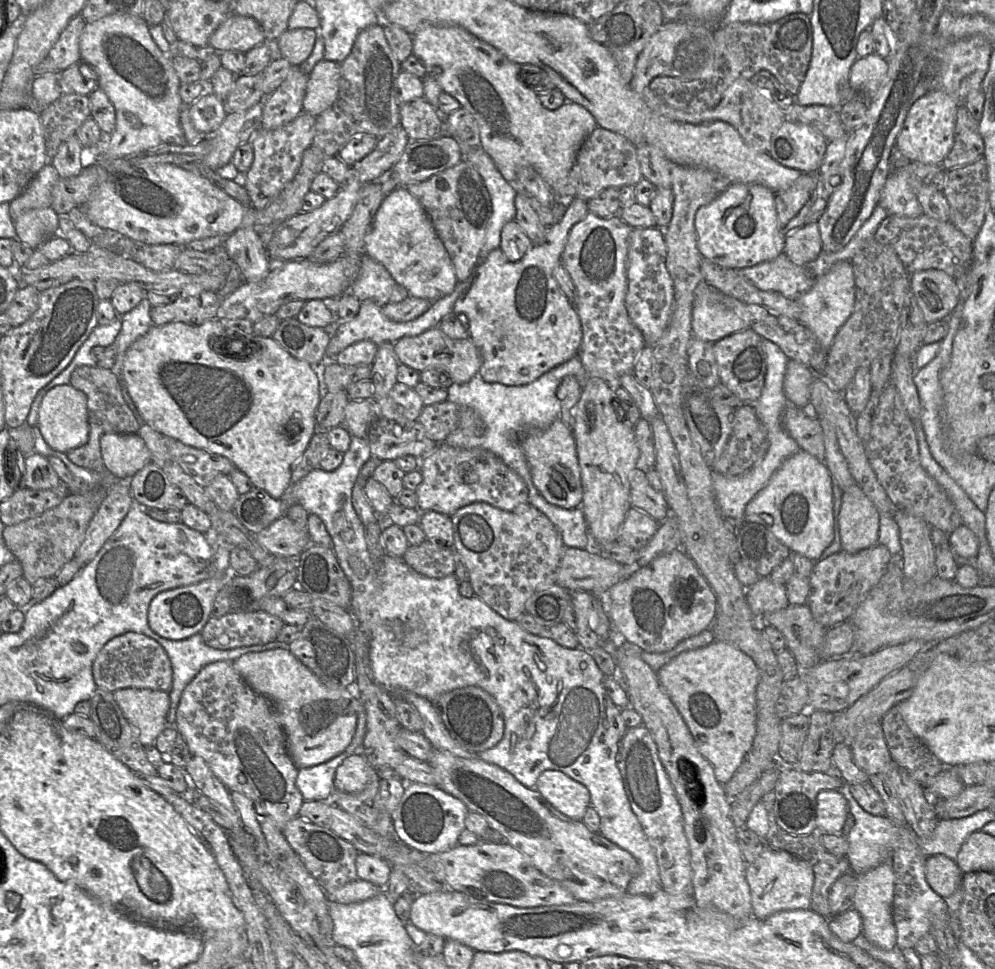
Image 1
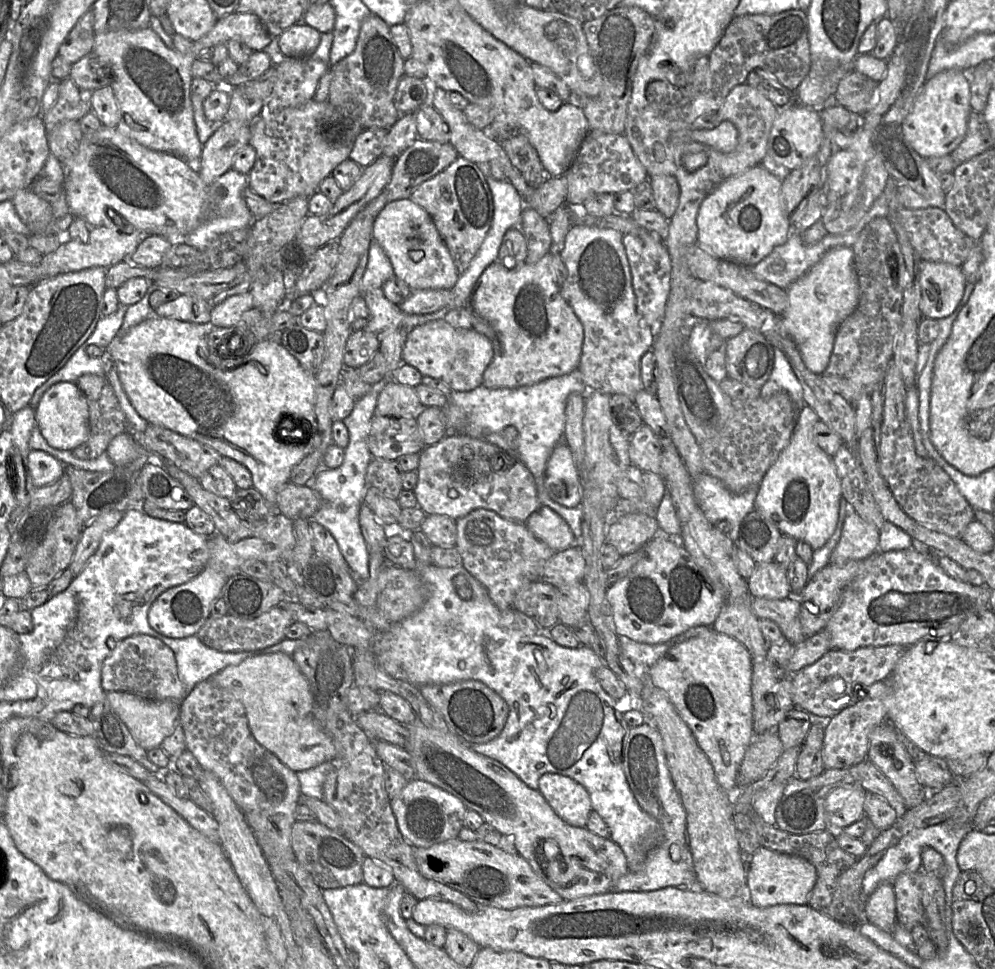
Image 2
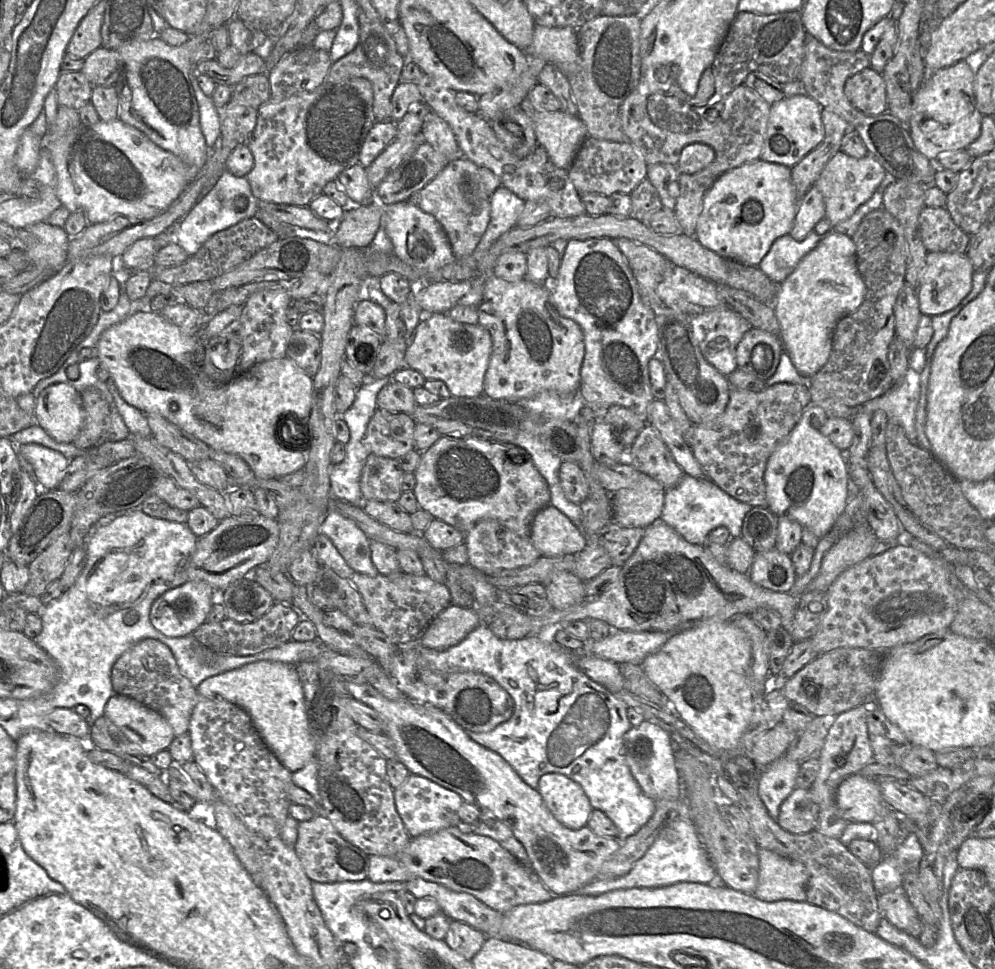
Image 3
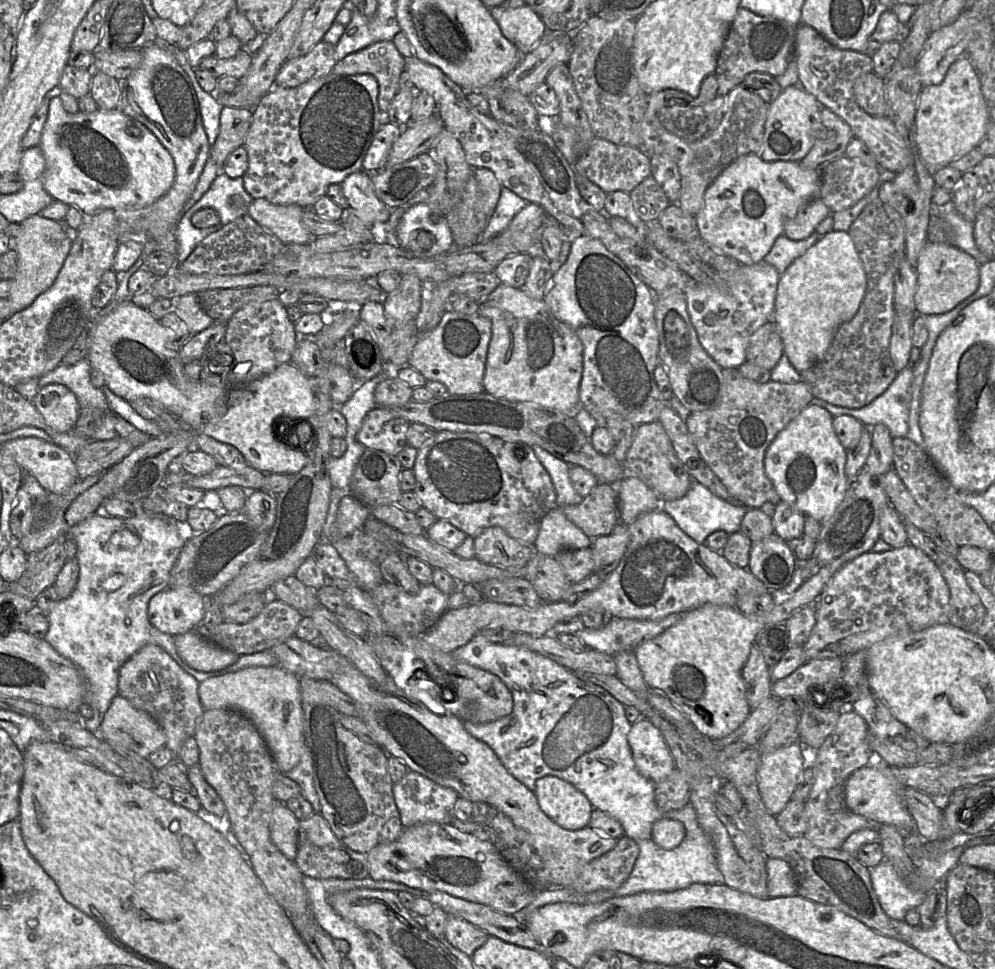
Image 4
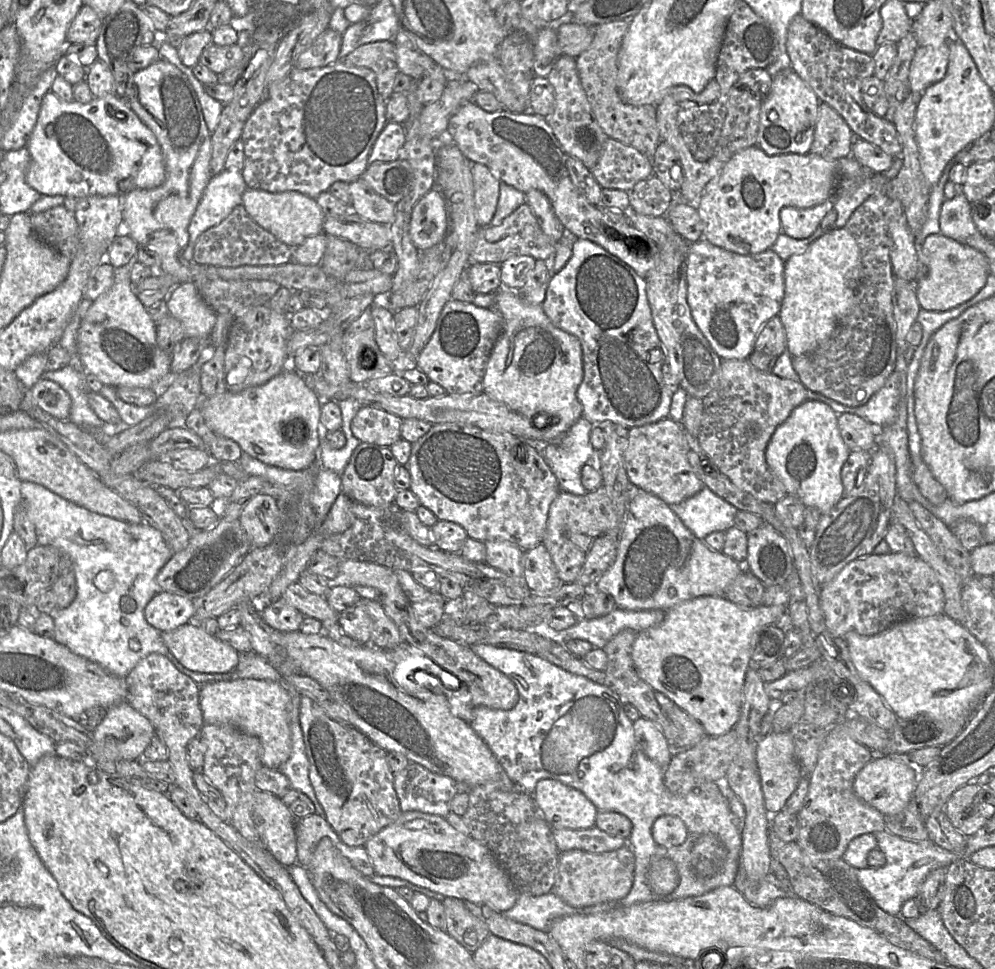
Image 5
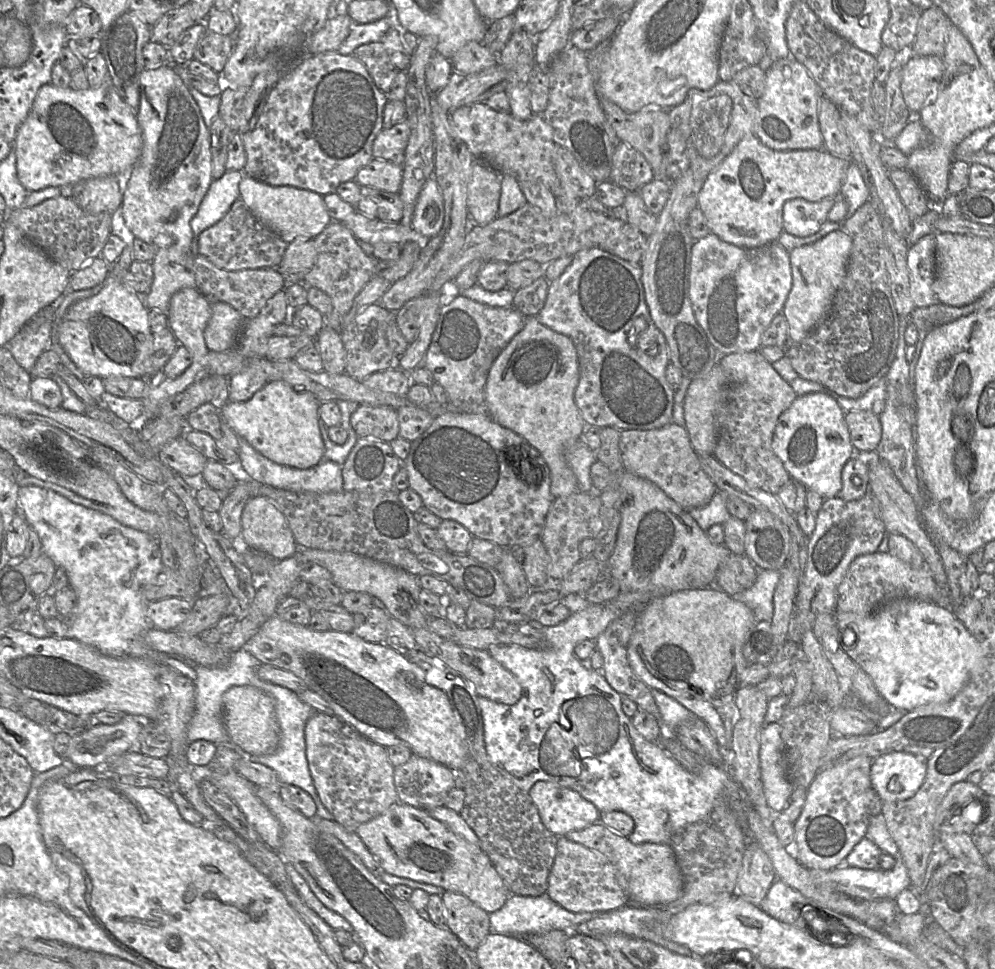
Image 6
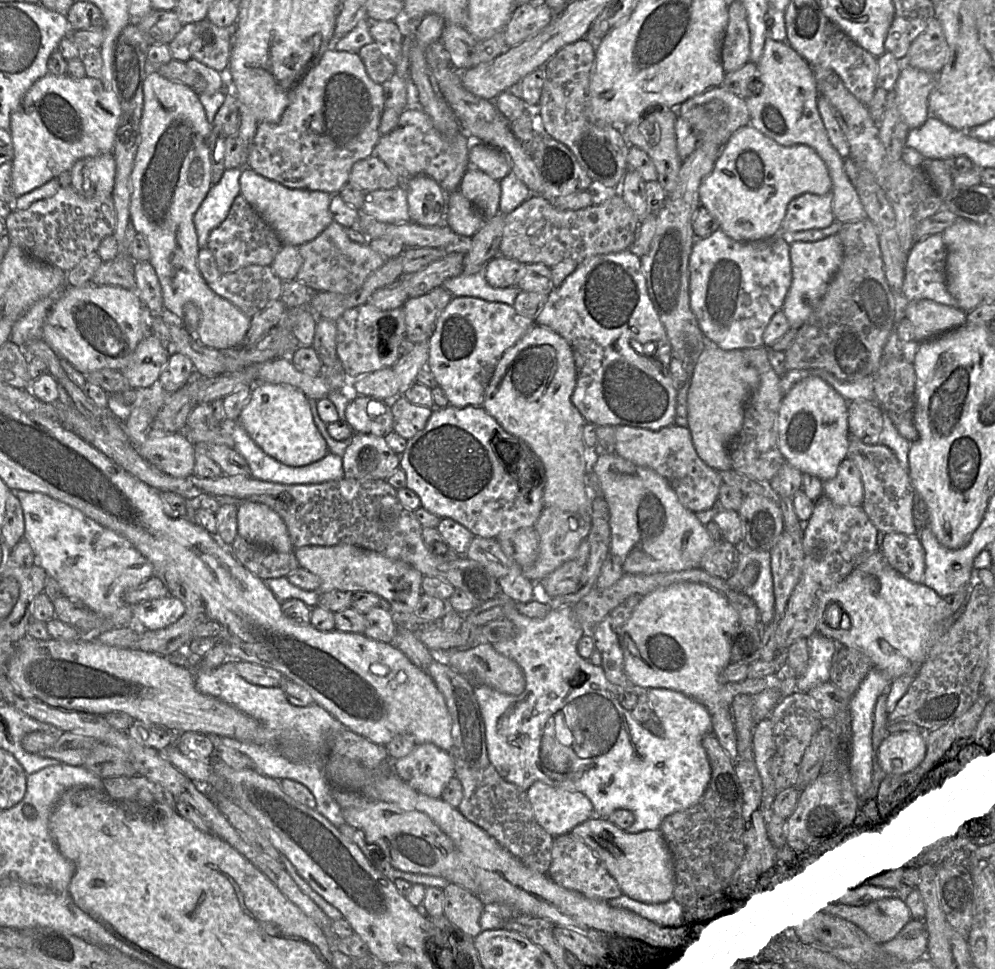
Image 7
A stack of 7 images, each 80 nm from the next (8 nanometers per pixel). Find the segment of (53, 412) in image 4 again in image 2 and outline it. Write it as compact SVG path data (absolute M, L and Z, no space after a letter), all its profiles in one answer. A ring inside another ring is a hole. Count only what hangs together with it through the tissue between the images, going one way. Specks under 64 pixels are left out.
M59 382L42 396L35 410L36 425L47 443L59 450L70 450L86 441L89 433L89 409L85 395L77 384Z

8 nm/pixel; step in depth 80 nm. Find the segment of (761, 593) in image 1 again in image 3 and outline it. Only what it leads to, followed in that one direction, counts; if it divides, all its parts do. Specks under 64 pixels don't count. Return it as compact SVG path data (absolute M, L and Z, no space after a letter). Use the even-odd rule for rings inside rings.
M775 547L768 551L756 552L749 577L764 588L788 593L797 575L791 556Z

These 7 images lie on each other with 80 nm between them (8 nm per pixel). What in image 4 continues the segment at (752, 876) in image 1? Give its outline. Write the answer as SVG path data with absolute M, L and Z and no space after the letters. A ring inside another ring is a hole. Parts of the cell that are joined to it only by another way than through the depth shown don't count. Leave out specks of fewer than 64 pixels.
M779 858L766 859L768 898L797 895L797 882L791 866Z

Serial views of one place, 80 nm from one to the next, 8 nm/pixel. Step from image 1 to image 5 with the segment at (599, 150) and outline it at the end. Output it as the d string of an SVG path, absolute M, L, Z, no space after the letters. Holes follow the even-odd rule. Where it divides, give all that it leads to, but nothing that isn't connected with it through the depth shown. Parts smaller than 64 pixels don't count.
M608 138L603 144L597 164L590 171L601 188L630 192L638 182L653 175L653 166L651 160L634 147Z

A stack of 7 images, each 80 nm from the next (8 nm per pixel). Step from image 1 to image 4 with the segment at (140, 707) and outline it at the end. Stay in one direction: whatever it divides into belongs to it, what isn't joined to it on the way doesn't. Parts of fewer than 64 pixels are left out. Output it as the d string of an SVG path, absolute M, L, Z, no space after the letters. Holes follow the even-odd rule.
M120 695L112 700L97 733L105 741L121 743L144 758L166 746L160 724Z

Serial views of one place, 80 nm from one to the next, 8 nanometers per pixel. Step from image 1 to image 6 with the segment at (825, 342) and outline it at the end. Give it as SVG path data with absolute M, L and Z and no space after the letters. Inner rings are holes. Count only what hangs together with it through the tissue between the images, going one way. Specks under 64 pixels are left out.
M841 229L790 252L792 287L781 311L787 320L790 343L802 341L828 313L845 277L851 248L851 237Z

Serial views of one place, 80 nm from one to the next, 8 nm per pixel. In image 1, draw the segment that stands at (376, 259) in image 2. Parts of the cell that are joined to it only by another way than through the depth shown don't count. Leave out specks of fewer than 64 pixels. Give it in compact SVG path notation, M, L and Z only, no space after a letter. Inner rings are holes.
M368 255L361 258L358 276L349 292L361 302L370 299L383 306L390 303L390 296L397 285L389 271Z

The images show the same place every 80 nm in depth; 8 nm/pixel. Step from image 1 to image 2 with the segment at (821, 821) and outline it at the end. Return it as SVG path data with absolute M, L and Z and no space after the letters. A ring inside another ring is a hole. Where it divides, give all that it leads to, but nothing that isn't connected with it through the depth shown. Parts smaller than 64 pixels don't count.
M844 785L830 791L825 800L829 830L843 830L862 820L866 816L866 793L857 785Z

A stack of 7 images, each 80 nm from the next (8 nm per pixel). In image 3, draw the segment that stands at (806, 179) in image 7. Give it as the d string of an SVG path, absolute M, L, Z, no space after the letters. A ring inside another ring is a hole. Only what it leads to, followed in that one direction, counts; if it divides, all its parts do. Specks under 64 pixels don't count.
M759 159L723 174L705 195L697 240L724 258L758 267L773 243L793 228L799 204L791 171L787 166Z

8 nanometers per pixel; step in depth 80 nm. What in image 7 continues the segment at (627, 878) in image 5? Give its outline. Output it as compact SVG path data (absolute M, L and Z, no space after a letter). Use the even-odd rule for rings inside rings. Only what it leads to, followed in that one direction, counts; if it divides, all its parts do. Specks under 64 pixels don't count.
M572 833L554 837L548 876L558 885L578 891L585 897L601 901L619 898L623 892L608 872L604 862L579 837Z

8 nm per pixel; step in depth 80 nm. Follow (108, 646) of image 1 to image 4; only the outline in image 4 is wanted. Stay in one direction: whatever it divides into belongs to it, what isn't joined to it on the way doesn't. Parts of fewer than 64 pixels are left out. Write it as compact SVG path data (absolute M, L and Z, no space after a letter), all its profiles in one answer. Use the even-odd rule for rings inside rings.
M149 644L131 656L119 670L118 695L126 698L133 706L151 715L162 727L166 735L166 747L179 763L178 755L183 743L194 737L197 726L204 713L199 698L197 680L186 673L172 657L161 647Z

